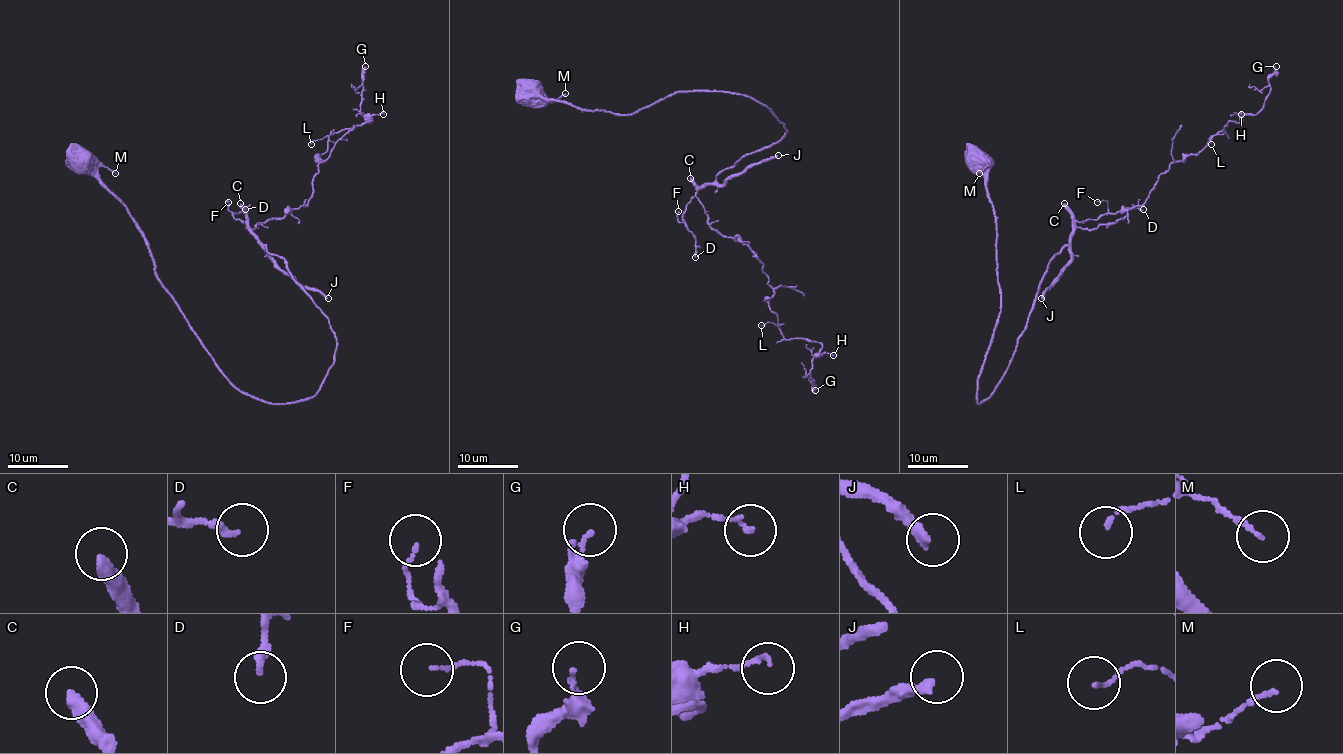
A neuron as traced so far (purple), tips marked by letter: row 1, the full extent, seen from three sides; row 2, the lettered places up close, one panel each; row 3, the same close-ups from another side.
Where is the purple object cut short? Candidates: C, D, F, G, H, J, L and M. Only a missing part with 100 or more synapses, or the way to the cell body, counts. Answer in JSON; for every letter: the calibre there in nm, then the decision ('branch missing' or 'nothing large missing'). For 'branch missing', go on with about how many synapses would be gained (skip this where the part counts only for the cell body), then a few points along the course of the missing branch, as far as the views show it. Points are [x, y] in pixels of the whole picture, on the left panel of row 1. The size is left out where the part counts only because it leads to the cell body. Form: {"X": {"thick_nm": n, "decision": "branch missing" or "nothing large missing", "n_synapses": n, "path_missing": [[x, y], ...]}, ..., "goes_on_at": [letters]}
{"C": {"thick_nm": 420, "decision": "branch missing", "n_synapses": 800, "path_missing": [[240, 203], [201, 140], [192, 78], [252, 16], [352, 32], [373, 110]]}, "D": {"thick_nm": 240, "decision": "nothing large missing"}, "F": {"thick_nm": 100, "decision": "nothing large missing"}, "G": {"thick_nm": 170, "decision": "nothing large missing"}, "H": {"thick_nm": 130, "decision": "nothing large missing"}, "J": {"thick_nm": 280, "decision": "branch missing", "n_synapses": 500}, "L": {"thick_nm": 110, "decision": "nothing large missing"}, "M": {"thick_nm": 100, "decision": "nothing large missing"}, "goes_on_at": ["C", "J"]}

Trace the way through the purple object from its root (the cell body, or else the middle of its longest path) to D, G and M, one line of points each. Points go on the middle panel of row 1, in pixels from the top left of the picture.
D: (532, 93), (630, 114), (678, 92), (720, 90), (775, 114), (785, 134), (722, 170), (686, 206), (695, 257)
G: (532, 93), (775, 114), (785, 134), (696, 196), (763, 263), (782, 336), (821, 345), (815, 390)
M: (532, 93), (540, 92), (549, 101), (565, 93)

